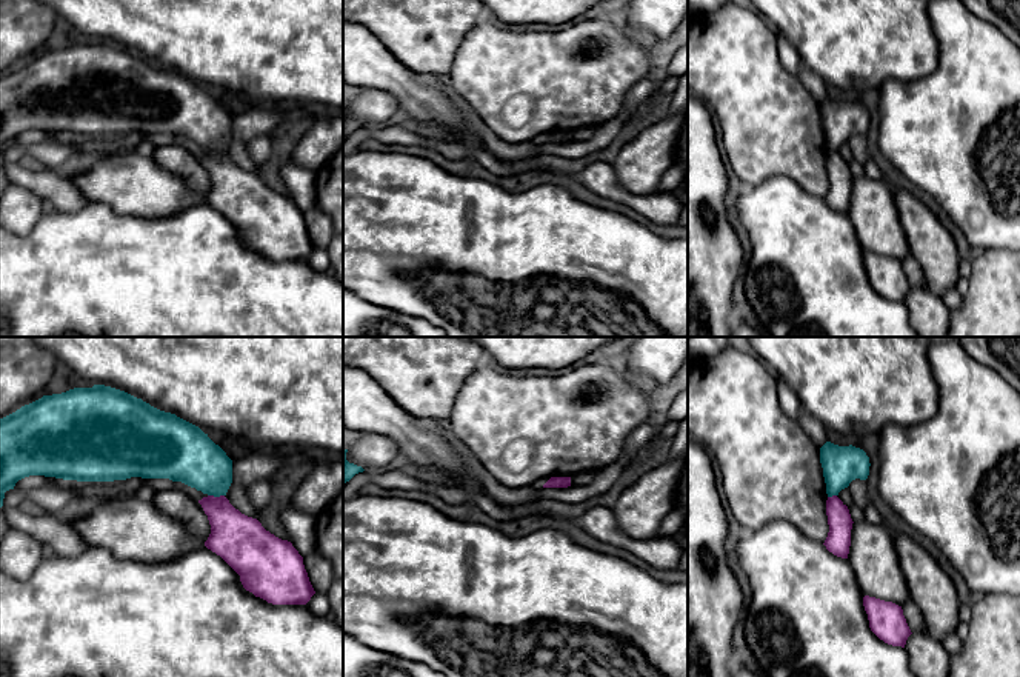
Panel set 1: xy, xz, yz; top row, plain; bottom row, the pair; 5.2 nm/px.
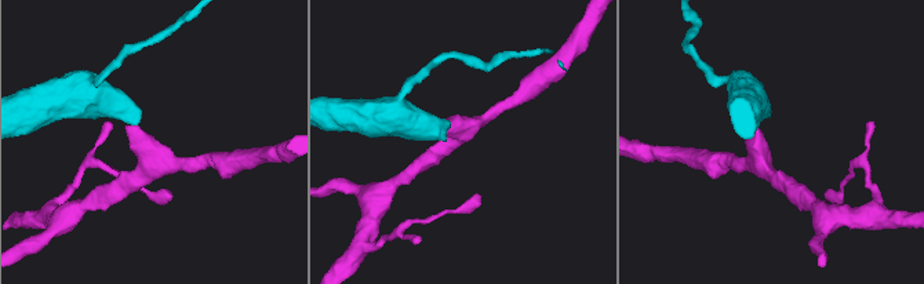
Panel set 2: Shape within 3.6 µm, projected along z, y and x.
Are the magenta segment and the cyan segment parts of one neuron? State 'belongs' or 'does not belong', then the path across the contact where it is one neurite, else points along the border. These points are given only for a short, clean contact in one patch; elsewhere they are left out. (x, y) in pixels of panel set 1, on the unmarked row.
does not belong; border along xy (208, 150), (223, 151)

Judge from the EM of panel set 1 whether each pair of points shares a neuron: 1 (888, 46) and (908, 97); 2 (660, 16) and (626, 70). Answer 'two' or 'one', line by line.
1: two
2: two

